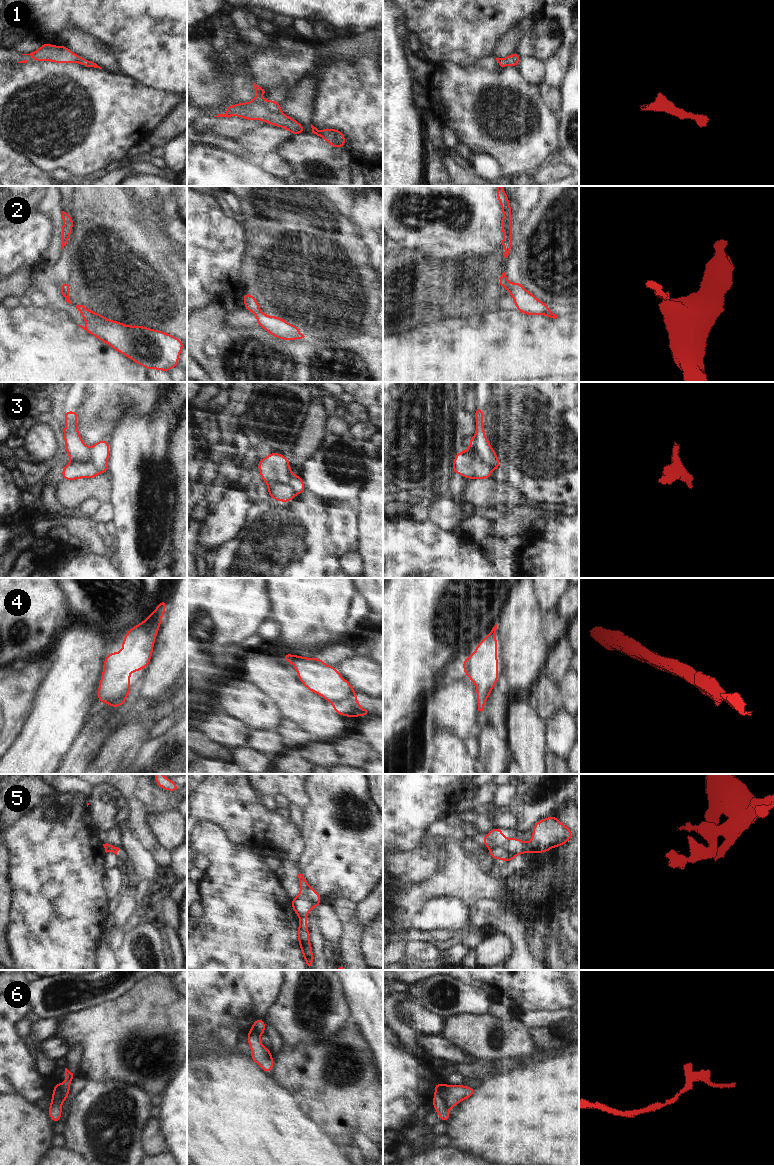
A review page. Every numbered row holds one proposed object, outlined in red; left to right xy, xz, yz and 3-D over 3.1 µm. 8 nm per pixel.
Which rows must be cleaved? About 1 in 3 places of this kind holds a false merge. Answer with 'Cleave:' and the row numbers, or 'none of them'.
Cleave: 3, 5, 6

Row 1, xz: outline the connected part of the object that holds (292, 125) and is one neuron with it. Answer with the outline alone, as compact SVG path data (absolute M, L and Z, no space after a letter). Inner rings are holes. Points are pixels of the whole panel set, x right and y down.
M253 82L255 89L255 100L247 103L238 103L235 105L225 106L227 114L218 114L214 117L231 117L238 116L245 120L261 120L270 125L287 129L292 135L305 133L305 128L293 118L282 113L281 104L274 100L264 101L262 96L265 91Z

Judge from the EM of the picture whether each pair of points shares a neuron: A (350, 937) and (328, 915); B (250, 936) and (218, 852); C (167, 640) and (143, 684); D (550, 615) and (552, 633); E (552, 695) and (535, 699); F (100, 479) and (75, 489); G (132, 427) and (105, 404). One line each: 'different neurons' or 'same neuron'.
A: different neurons
B: same neuron
C: same neuron
D: same neuron
E: same neuron
F: same neuron
G: different neurons

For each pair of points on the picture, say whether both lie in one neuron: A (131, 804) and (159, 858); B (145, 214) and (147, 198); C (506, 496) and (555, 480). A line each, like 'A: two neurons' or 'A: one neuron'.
A: one neuron
B: two neurons
C: two neurons

